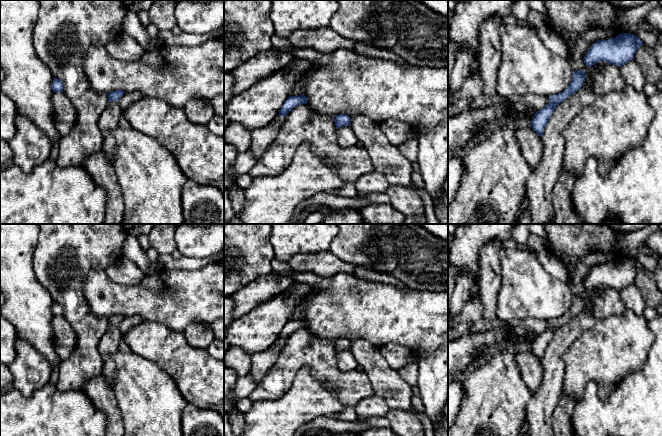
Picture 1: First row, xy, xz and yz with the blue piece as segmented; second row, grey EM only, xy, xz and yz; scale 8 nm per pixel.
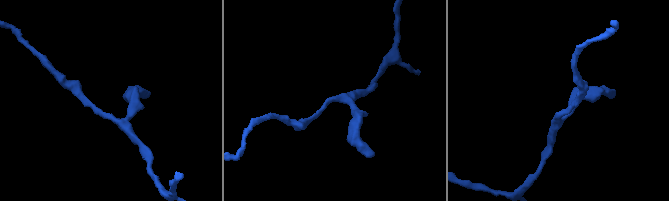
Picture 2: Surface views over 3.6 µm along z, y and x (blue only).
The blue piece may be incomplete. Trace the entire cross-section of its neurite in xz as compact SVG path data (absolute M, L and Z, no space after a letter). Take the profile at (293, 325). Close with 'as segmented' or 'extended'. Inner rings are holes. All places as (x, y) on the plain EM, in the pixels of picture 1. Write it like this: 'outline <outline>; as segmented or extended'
outline M303 318L300 320L290 320L279 334L278 340L287 340L288 337L300 328L307 328L307 321Z; as segmented

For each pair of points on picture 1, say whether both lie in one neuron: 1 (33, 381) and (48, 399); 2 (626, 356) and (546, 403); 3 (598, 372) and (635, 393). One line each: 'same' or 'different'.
1: different
2: different
3: different

